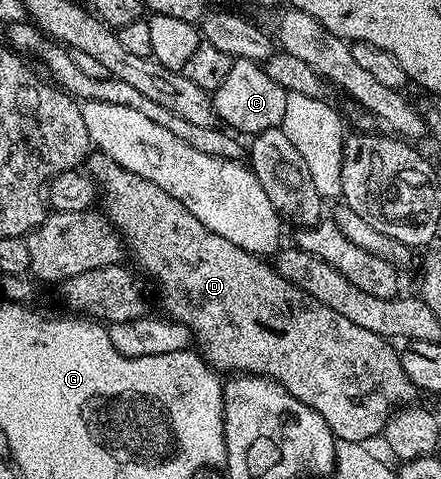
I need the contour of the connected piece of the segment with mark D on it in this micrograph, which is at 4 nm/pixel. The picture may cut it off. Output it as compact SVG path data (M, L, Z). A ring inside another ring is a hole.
M100 152L90 153L87 159L87 174L93 179L99 191L99 206L103 214L108 218L109 223L117 229L121 235L122 242L125 243L128 253L133 254L132 265L140 271L146 279L153 278L153 282L157 285L157 290L161 293L161 306L166 315L174 322L181 322L193 334L196 345L199 347L199 353L214 370L224 372L224 370L233 370L237 374L256 374L272 378L283 388L287 388L287 392L291 392L291 396L295 396L303 404L307 404L315 412L319 412L319 416L323 416L323 420L327 420L327 424L331 428L334 438L343 442L360 442L368 443L368 438L373 438L382 433L387 423L389 423L389 415L394 413L398 404L409 404L414 401L415 388L411 384L411 380L407 380L407 376L403 372L403 364L401 363L401 355L395 349L392 350L390 343L378 336L375 332L367 332L367 328L359 328L359 324L355 324L351 320L347 320L347 316L339 316L339 312L335 312L335 308L327 308L327 304L323 304L319 300L315 300L315 296L311 296L307 292L303 292L303 288L299 288L291 282L289 278L285 278L277 271L276 265L270 264L264 257L257 257L254 254L248 254L243 248L236 247L230 241L225 240L222 236L216 235L215 232L209 231L203 224L199 222L179 202L175 197L168 195L167 192L159 188L158 184L153 184L149 180L145 180L142 176L137 176L131 171L124 170L119 163Z

